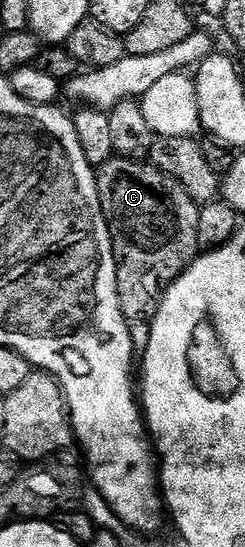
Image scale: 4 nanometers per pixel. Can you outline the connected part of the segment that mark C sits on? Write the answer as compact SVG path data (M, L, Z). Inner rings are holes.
M111 158L97 168L98 196L106 224L114 246L116 281L120 309L127 320L149 320L158 311L166 290L182 276L186 268L198 258L198 230L200 229L200 207L188 197L184 185L156 169L149 161Z

